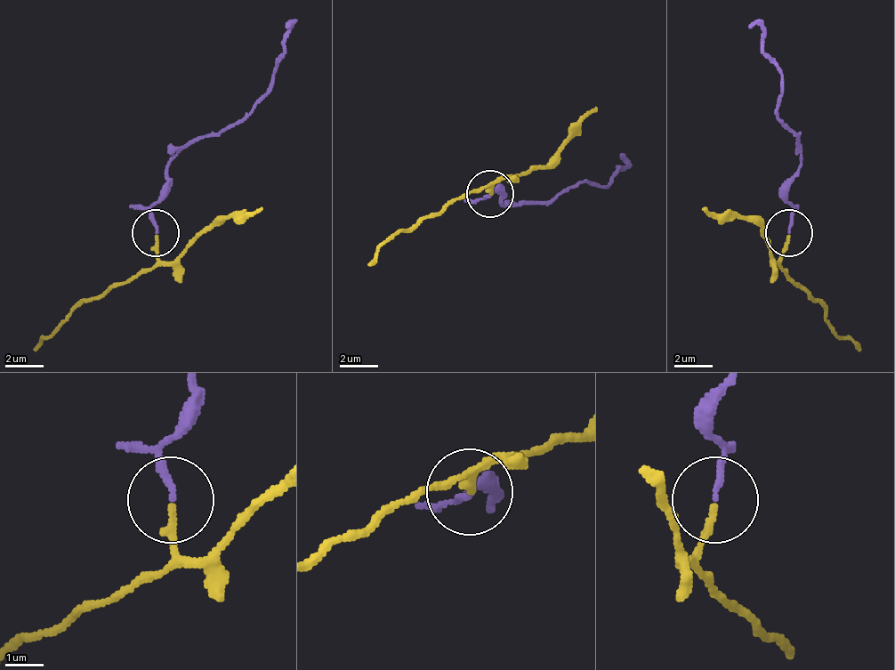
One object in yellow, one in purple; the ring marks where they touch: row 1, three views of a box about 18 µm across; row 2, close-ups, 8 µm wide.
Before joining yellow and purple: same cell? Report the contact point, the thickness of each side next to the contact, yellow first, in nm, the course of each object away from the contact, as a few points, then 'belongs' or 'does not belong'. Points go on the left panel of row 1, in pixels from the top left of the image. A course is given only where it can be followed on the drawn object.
place (156, 233); calibres 200 and 160 nm; course yellow (157, 234), (152, 267), (91, 295), (34, 352); course purple (157, 234), (152, 201), (171, 163), (218, 134), (265, 92), (289, 21); does not belong

